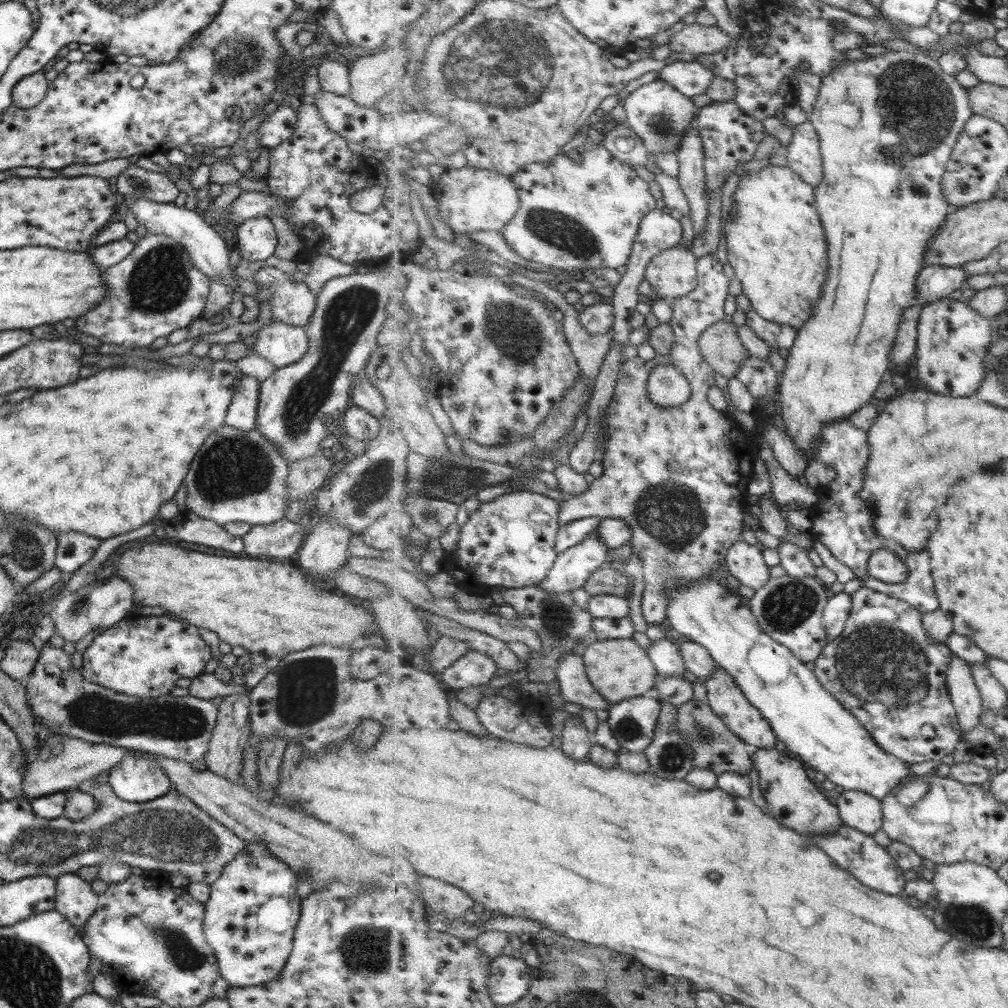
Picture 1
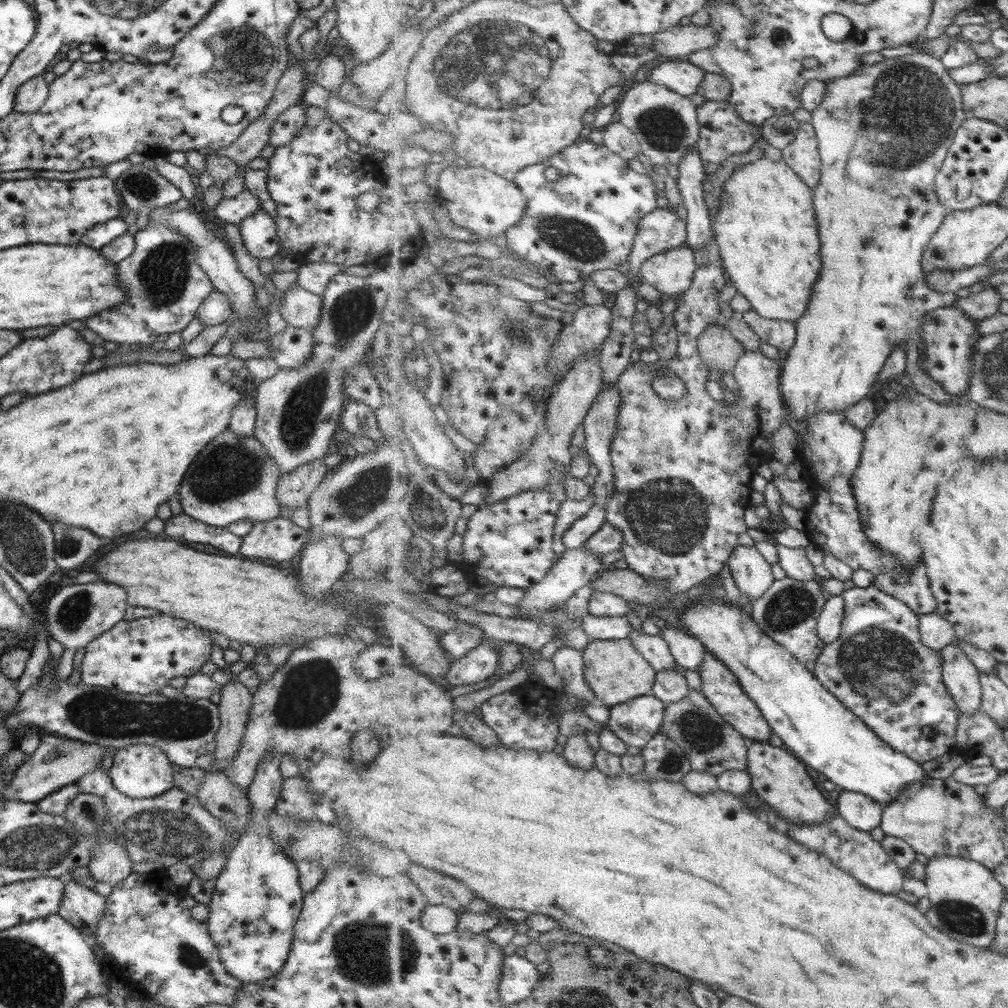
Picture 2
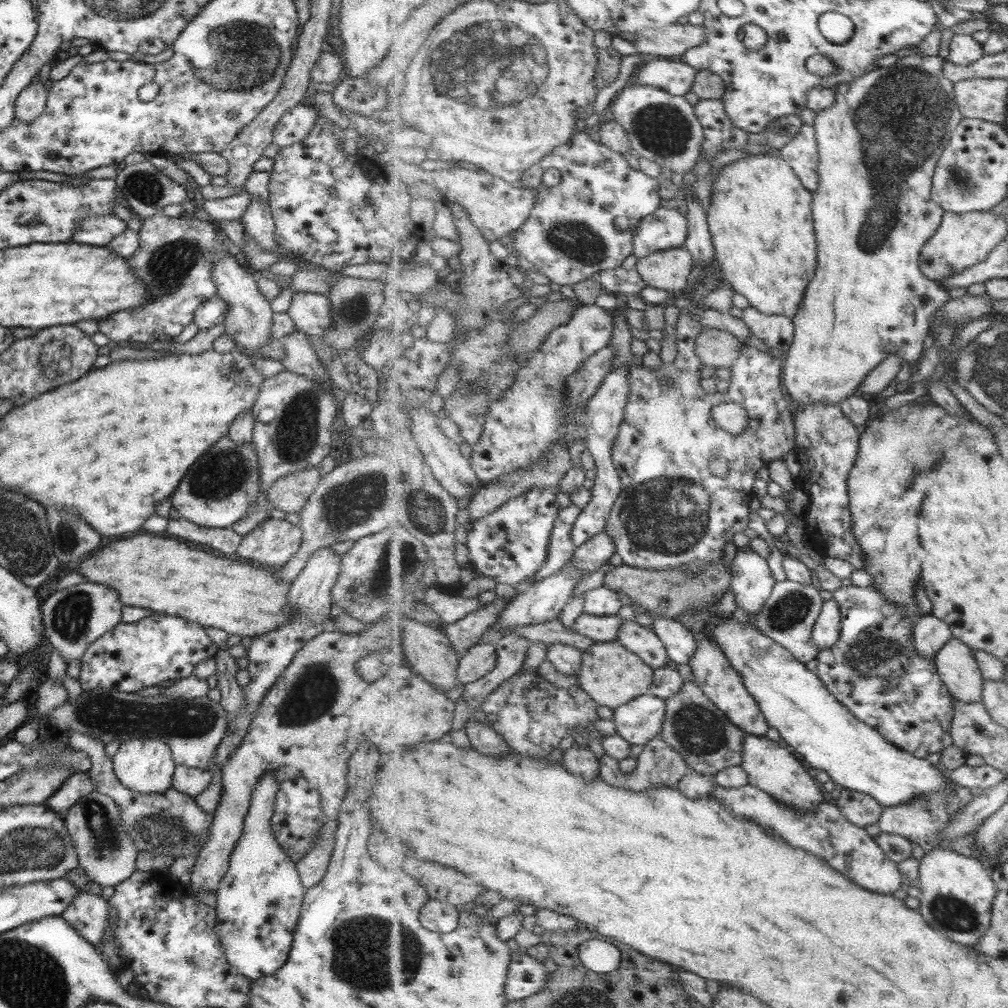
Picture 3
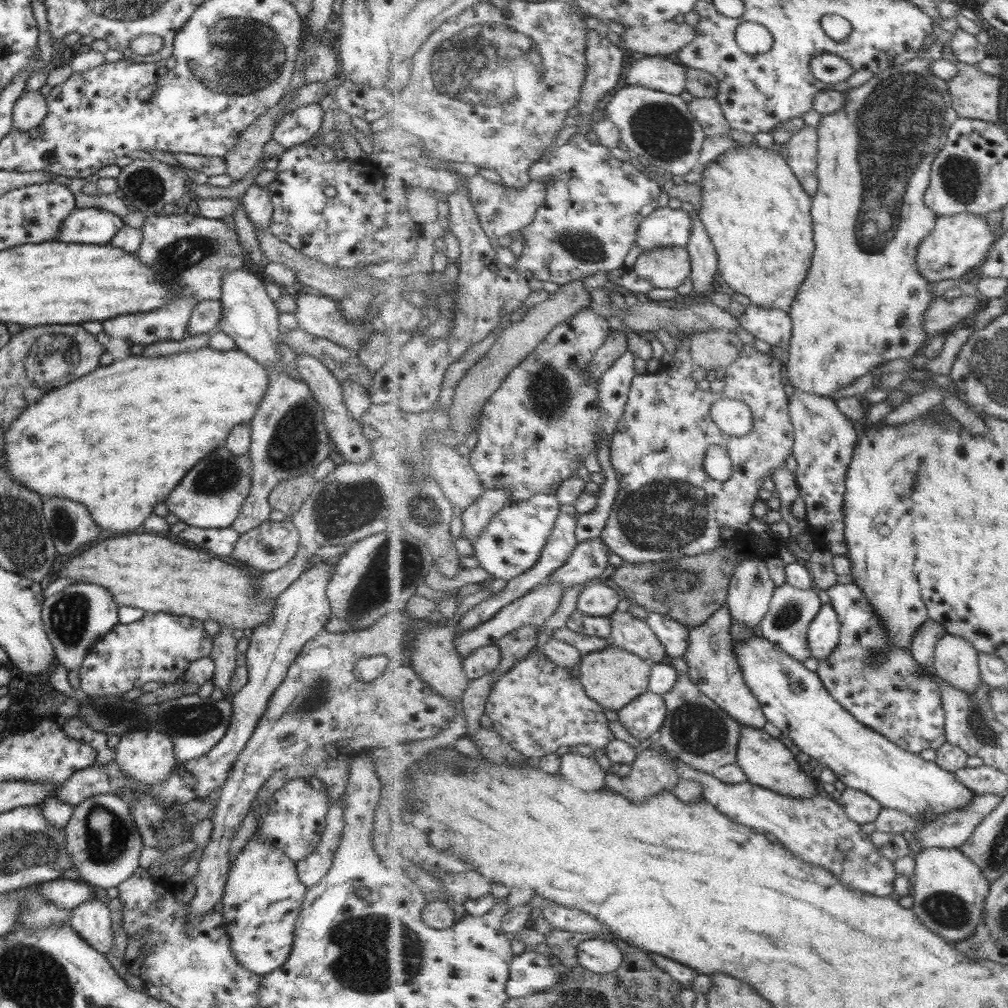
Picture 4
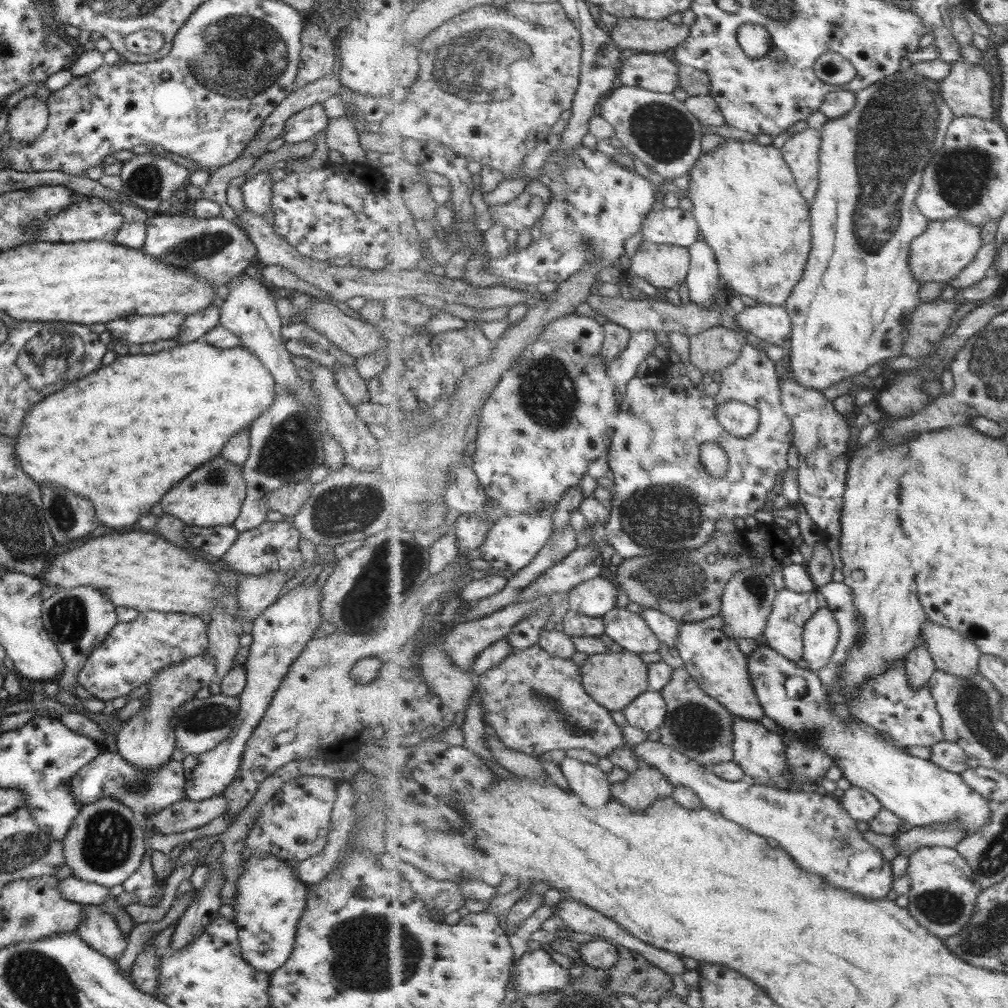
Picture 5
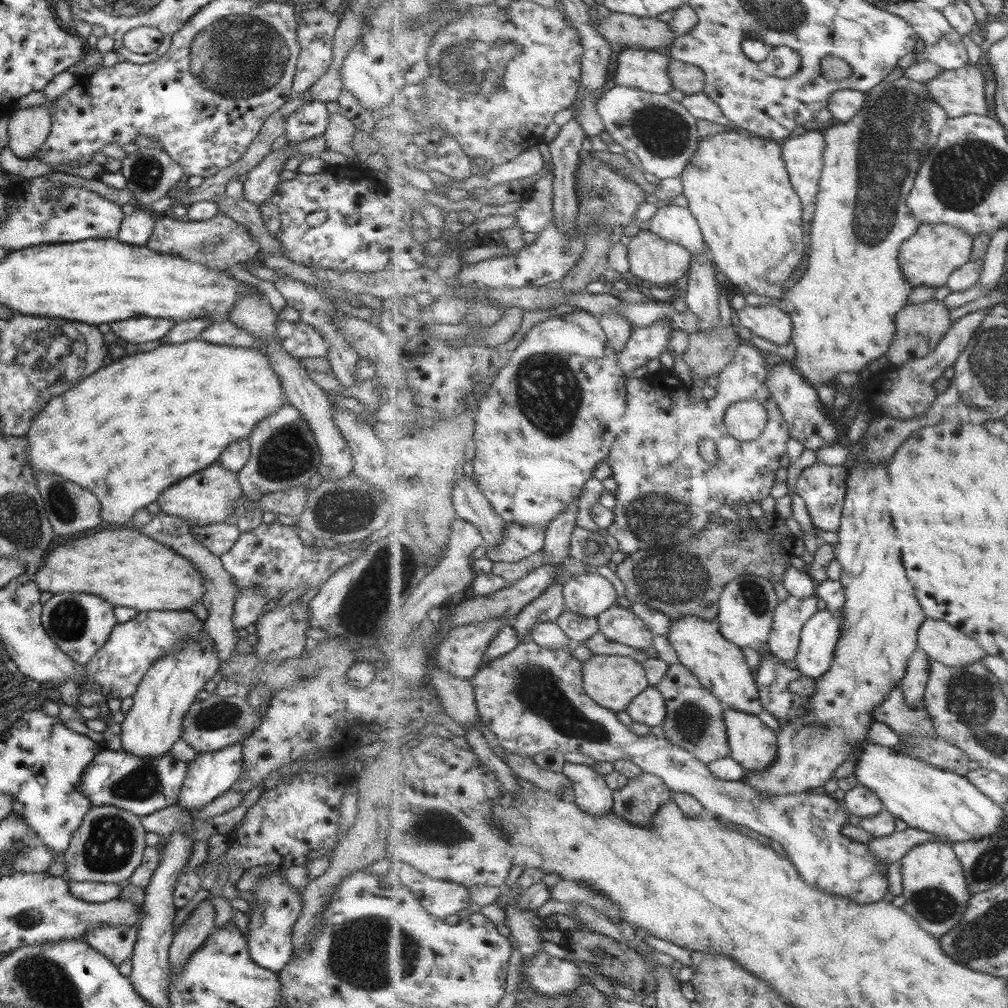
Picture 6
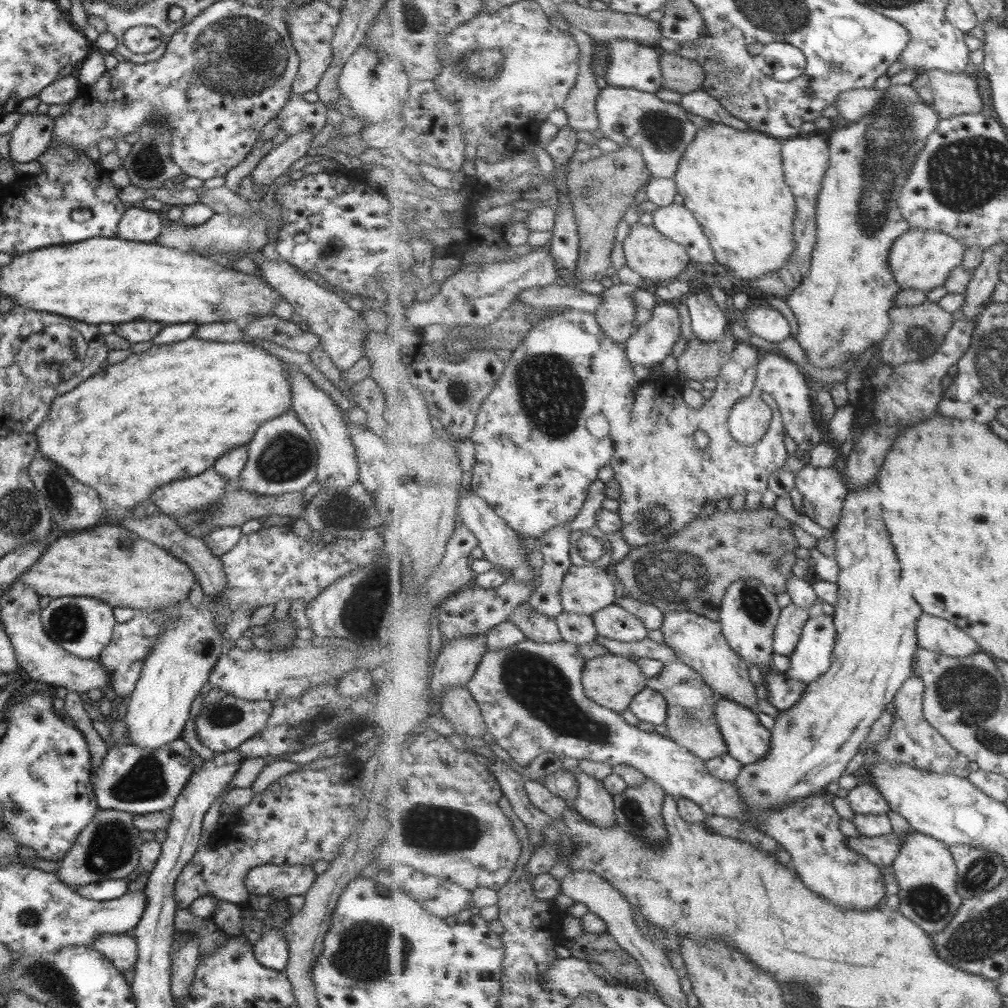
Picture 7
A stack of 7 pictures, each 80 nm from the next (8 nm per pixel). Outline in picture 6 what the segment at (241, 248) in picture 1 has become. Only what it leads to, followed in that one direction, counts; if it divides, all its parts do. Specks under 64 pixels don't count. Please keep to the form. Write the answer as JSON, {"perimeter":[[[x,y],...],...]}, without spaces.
{"perimeter":[[[287,142],[275,151],[266,154],[259,164],[247,172],[247,179],[242,182],[242,198],[259,206],[270,198],[274,186],[280,181],[278,175],[283,171],[285,161],[294,156],[297,142]]]}

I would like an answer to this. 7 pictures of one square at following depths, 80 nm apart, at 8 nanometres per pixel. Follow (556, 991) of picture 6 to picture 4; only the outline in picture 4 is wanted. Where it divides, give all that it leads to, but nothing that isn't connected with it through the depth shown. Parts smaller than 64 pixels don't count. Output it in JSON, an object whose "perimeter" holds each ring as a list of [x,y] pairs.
{"perimeter":[[[534,951],[523,952],[512,960],[508,995],[521,998],[543,993],[561,982],[562,975],[553,970],[550,955]]]}

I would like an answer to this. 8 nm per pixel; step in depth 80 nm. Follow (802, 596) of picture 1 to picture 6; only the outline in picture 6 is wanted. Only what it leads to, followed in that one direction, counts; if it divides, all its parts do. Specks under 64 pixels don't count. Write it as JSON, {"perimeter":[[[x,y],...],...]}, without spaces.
{"perimeter":[[[791,594],[777,605],[768,651],[783,661],[796,660],[800,652],[802,630],[817,612],[817,596],[797,598]]]}

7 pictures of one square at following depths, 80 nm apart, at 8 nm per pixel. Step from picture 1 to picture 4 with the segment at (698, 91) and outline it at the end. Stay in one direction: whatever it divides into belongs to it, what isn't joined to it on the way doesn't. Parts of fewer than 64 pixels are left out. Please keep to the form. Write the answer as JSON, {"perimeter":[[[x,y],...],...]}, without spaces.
{"perimeter":[[[645,55],[645,57],[635,61],[628,59],[624,78],[623,84],[644,86],[660,90],[661,92],[678,95],[681,94],[683,90],[686,90],[686,84],[688,84],[688,67],[681,63],[675,64],[673,60],[668,60],[661,55]]]}

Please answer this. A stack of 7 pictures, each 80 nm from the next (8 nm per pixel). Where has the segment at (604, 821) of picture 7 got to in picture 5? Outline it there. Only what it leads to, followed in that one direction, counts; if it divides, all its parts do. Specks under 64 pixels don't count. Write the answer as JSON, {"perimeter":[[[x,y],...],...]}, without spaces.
{"perimeter":[[[565,757],[559,767],[569,788],[575,791],[585,804],[599,808],[613,799],[608,774],[598,765]]]}

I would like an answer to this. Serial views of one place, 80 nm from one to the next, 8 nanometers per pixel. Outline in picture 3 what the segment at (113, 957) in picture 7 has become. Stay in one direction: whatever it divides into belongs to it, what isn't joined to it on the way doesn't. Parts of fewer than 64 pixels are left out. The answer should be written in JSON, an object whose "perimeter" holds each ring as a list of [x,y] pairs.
{"perimeter":[[[81,890],[75,893],[75,896],[75,900],[69,902],[69,906],[65,906],[60,918],[89,944],[96,946],[108,922],[108,905],[99,895],[87,894]]]}

